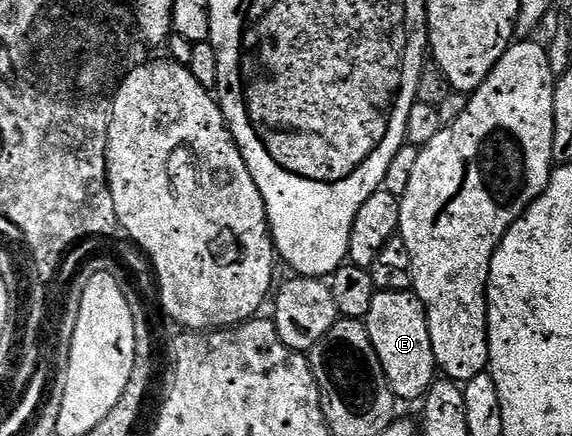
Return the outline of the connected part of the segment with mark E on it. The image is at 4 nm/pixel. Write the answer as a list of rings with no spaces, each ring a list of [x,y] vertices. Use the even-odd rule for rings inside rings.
[[[377,291],[366,317],[370,342],[397,401],[419,401],[438,376],[434,350],[430,346],[428,315],[416,293]]]

